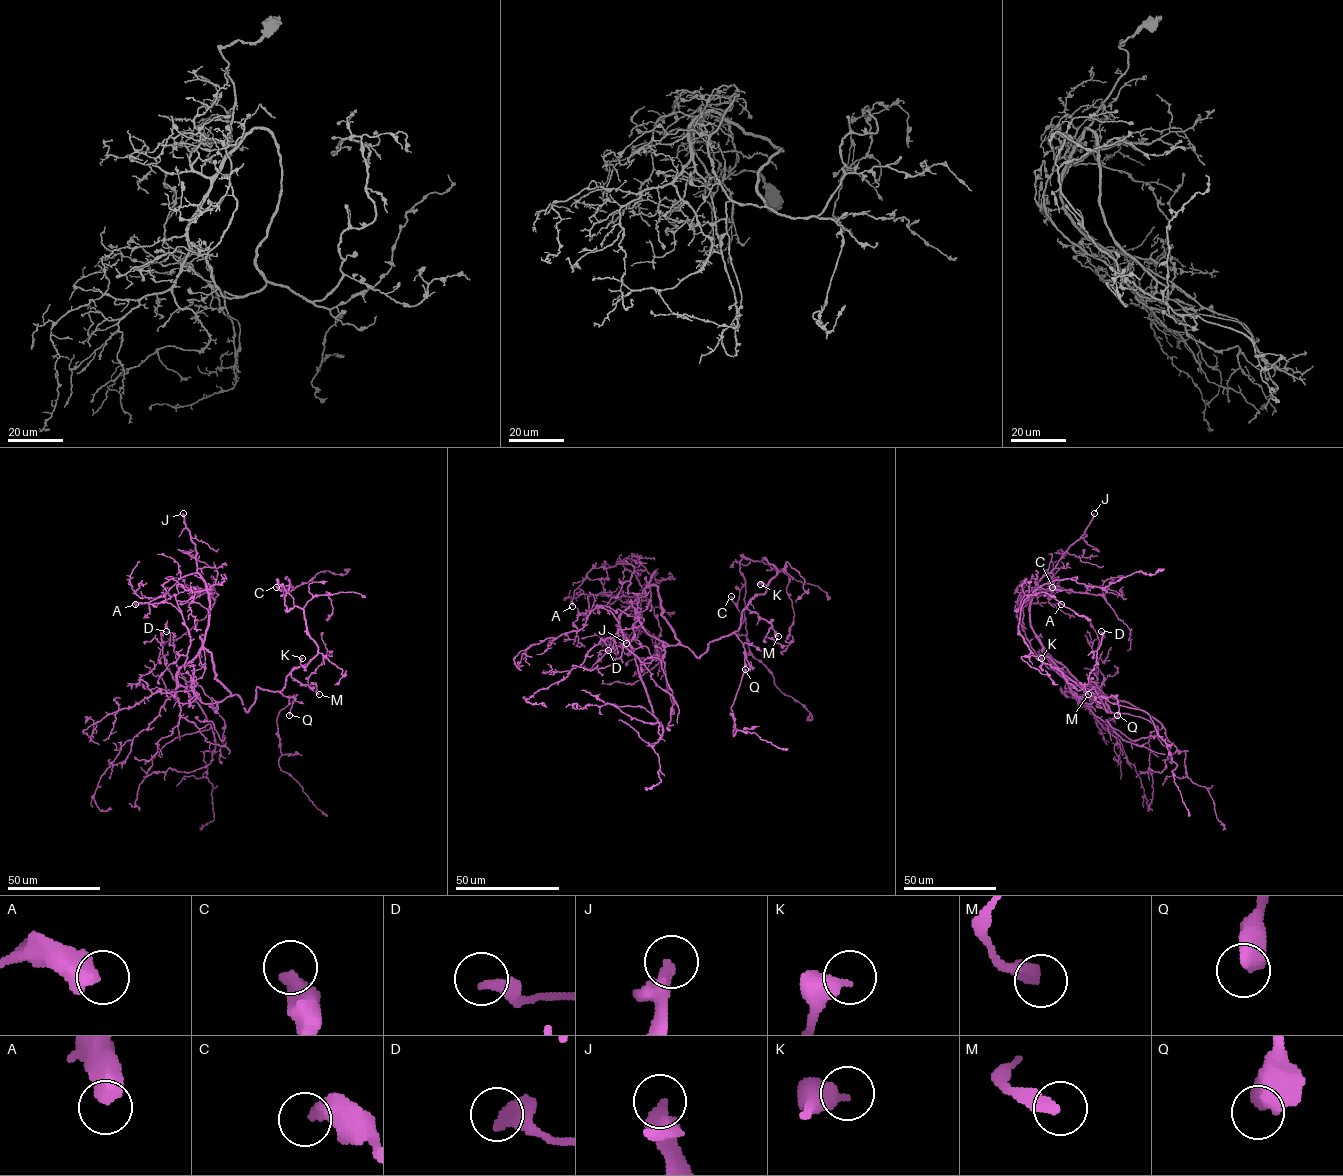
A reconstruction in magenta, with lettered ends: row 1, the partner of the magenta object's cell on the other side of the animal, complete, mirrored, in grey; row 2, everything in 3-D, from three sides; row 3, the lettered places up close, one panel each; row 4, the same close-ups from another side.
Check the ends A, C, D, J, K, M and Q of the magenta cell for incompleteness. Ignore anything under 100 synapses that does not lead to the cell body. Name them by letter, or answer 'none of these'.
J

